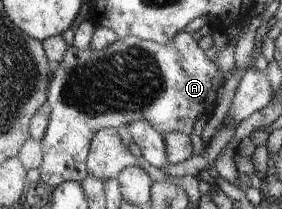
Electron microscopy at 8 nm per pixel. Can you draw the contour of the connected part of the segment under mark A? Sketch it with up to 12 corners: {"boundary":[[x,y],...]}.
{"boundary":[[197,36],[71,45],[53,69],[41,180],[89,175],[96,132],[190,135],[222,73]]}

